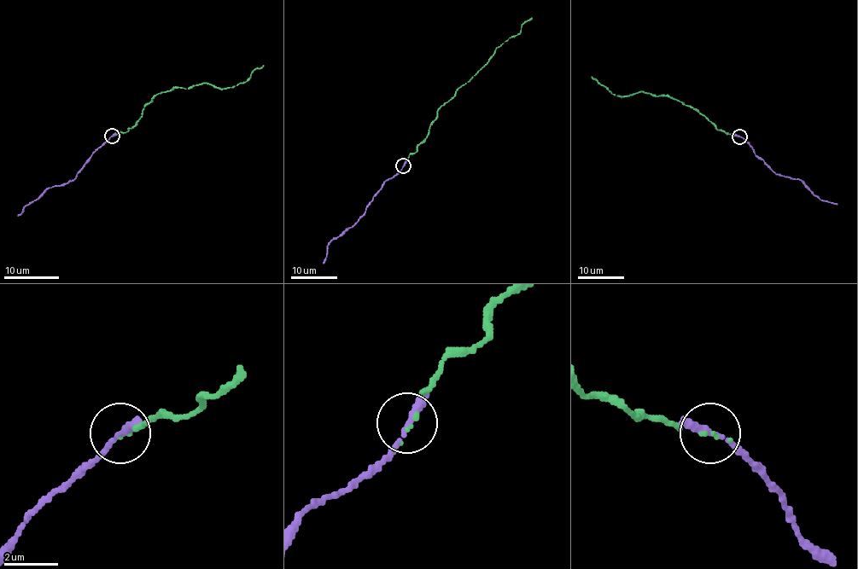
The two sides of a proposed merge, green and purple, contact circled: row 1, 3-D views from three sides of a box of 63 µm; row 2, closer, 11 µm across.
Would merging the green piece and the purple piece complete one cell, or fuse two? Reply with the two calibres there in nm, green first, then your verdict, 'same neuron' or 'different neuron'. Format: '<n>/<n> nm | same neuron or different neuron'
140/240 nm | same neuron

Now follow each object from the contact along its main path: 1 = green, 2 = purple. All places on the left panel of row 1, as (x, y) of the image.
1: (112, 136), (131, 128), (157, 94), (204, 83), (229, 88), (247, 81), (251, 73), (263, 65)
2: (112, 136), (87, 159), (72, 180), (50, 187), (17, 216)

